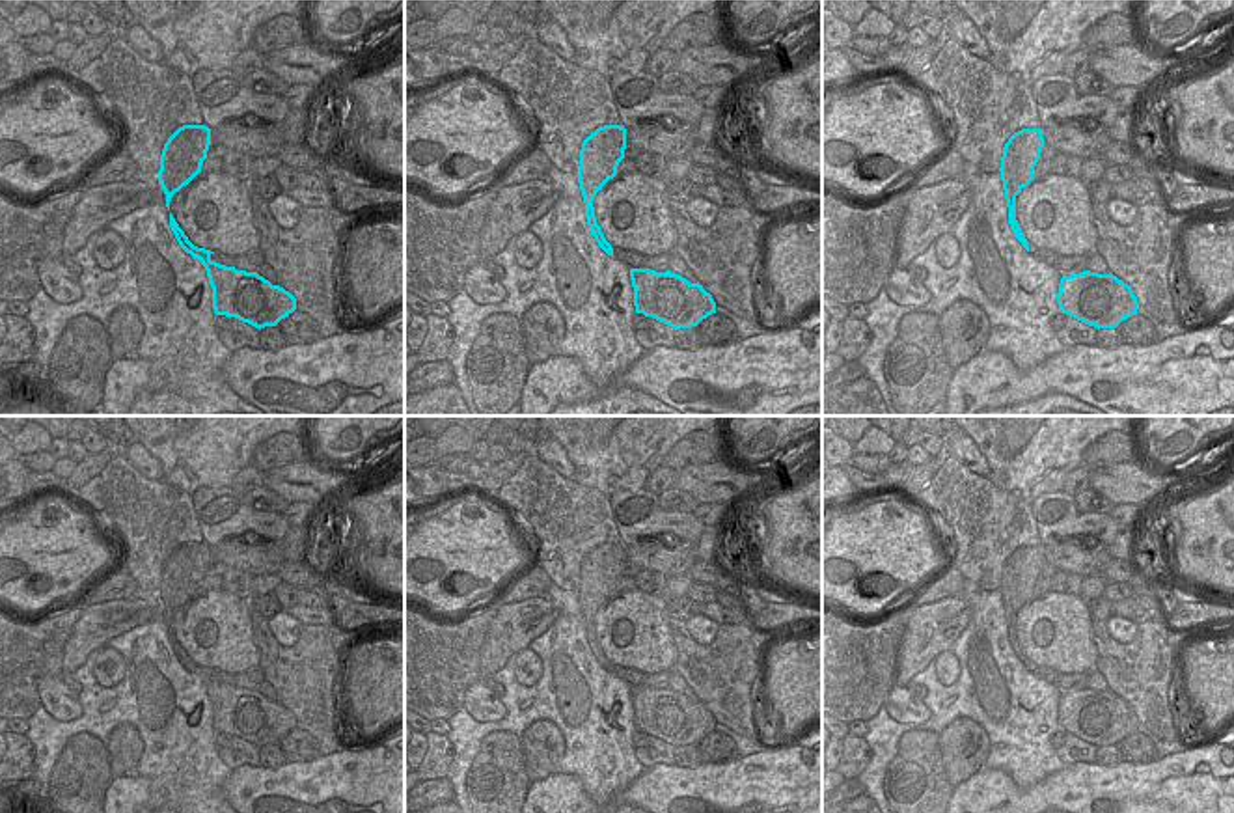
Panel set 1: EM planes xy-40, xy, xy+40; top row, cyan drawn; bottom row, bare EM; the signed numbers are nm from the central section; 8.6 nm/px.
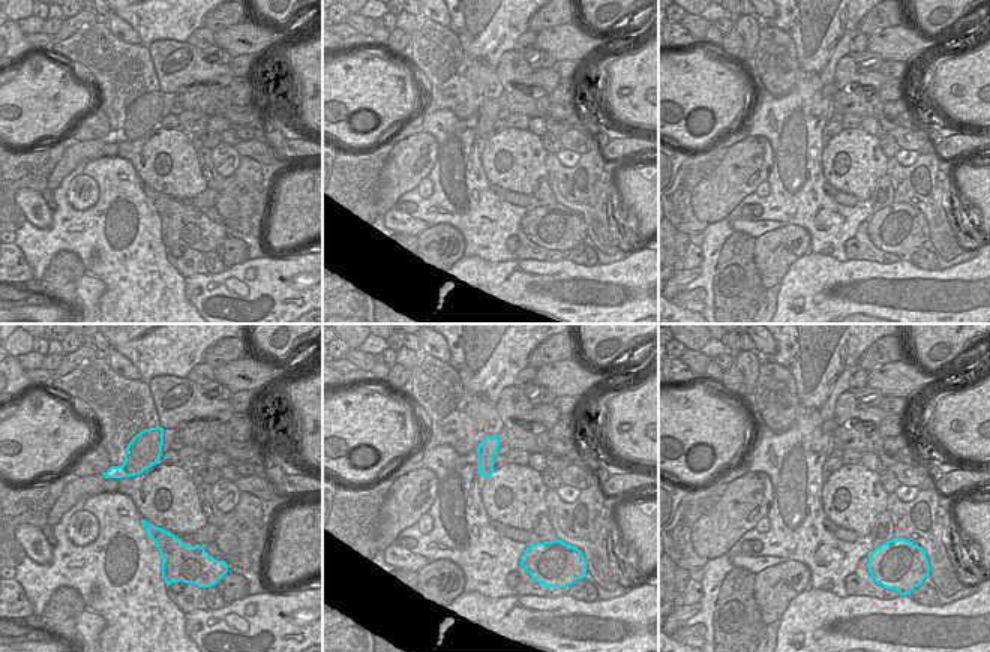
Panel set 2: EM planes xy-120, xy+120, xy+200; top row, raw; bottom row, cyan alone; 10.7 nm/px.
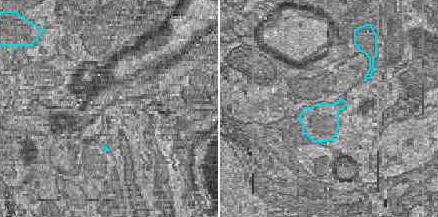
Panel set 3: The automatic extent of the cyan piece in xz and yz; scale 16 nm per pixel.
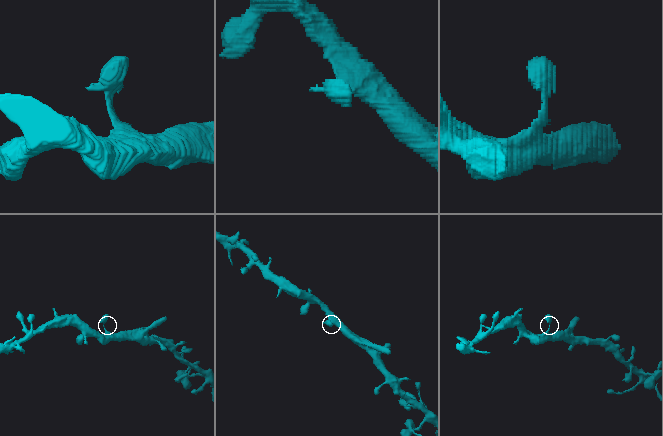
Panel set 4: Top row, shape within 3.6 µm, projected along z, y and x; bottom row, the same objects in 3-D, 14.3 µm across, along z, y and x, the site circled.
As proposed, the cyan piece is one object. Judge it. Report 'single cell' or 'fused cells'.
single cell

